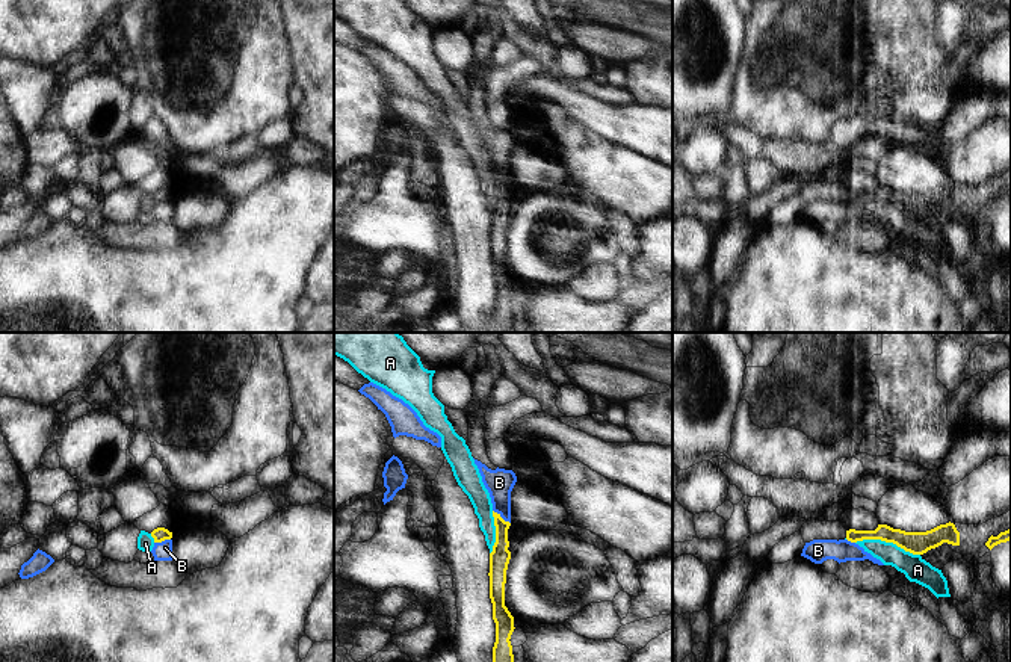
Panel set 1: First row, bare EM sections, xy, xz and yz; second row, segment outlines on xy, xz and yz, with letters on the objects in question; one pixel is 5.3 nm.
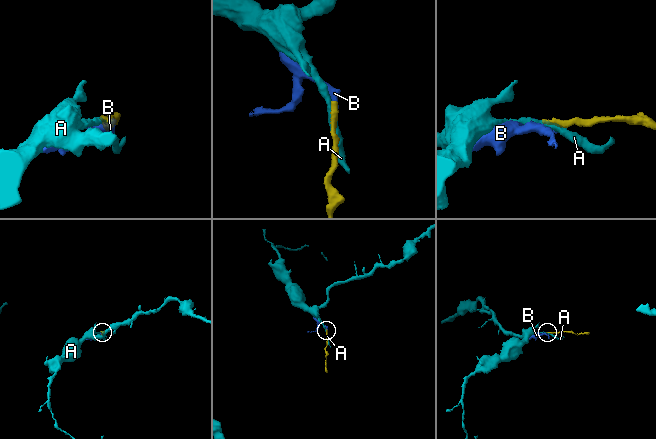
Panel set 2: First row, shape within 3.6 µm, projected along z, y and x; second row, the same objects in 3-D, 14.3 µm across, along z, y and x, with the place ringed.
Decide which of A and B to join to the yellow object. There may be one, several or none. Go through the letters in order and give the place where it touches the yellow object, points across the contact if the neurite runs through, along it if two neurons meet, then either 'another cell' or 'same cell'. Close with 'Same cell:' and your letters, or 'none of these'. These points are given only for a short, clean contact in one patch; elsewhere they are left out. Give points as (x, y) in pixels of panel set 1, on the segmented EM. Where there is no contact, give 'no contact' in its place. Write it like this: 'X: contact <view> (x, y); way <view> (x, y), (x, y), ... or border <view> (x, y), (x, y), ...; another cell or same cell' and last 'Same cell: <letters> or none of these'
A: contact yz (887, 541); border yz (856, 541), (892, 541), (919, 555); another cell
B: contact xz (500, 517); border xz (493, 510), (510, 523); another cell
Same cell: none of these

